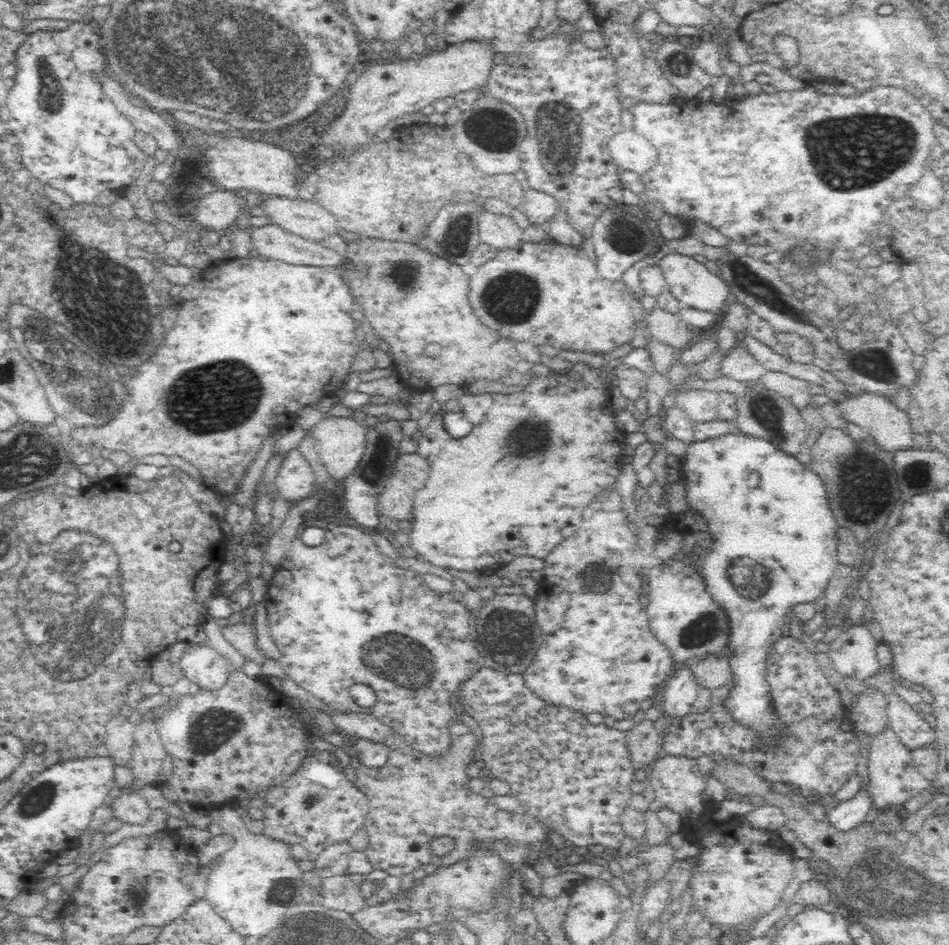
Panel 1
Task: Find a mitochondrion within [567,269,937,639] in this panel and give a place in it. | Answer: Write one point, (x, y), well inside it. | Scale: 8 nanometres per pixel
(868, 486)

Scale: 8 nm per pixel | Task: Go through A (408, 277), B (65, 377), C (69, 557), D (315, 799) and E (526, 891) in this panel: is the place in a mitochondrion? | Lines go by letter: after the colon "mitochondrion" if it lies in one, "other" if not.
A: mitochondrion
B: mitochondrion
C: mitochondrion
D: mitochondrion
E: other

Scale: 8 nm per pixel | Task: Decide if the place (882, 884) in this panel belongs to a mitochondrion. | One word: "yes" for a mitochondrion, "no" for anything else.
yes

